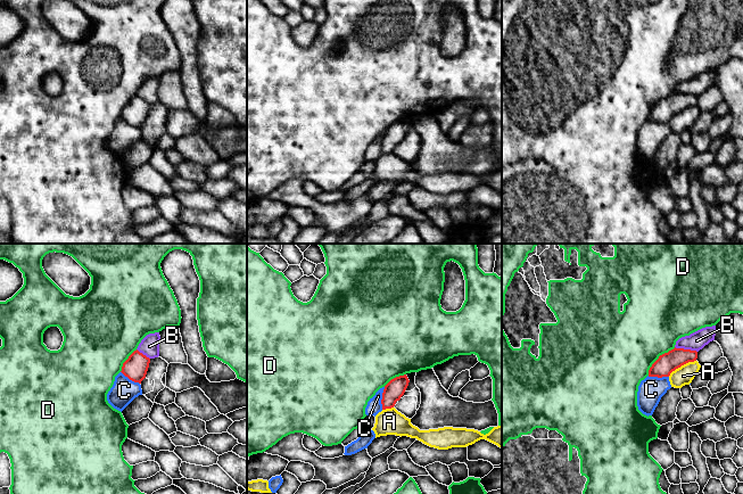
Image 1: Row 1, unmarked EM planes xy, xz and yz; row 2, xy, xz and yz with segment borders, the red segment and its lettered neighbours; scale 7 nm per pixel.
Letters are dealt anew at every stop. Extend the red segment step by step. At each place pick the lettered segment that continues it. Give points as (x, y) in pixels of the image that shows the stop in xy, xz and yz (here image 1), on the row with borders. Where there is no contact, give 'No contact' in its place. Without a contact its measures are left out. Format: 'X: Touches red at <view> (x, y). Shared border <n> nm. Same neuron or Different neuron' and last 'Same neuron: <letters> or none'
A: Touches red at yz (682, 364). Shared border 240 nm. Different neuron
B: Touches red at yz (686, 350). Shared border 170 nm. Different neuron
C: Touches red at xz (382, 398). Shared border 160 nm. Different neuron
D: Touches red at yz (659, 357). Shared border 280 nm. Different neuron
Same neuron: none

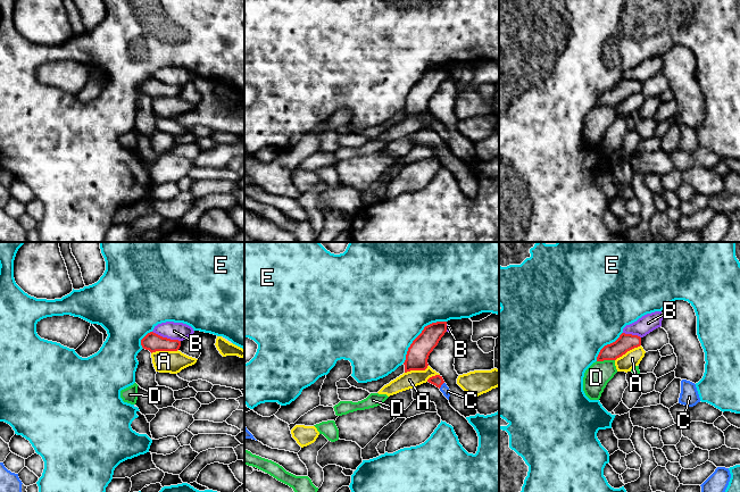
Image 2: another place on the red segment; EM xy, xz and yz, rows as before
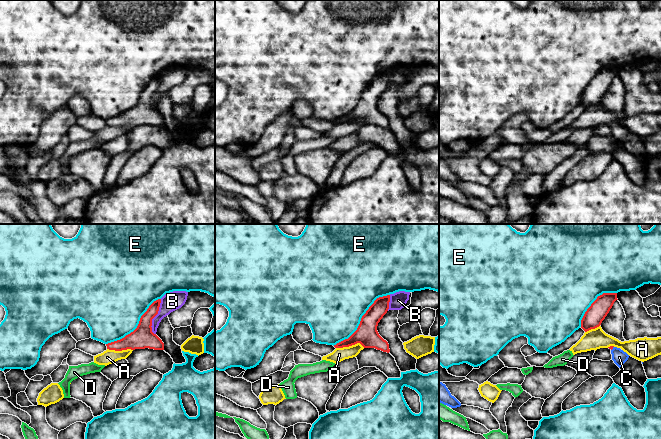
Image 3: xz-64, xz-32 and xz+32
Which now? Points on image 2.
A: Touches red at xy (164, 350). Shared border 190 nm. Different neuron
B: Touches red at xy (166, 338). Shared border 220 nm. Different neuron
C: Touches red at xz (441, 384). Shared border 60 nm. Same neuron
D: Touches red at yz (605, 359). Shared border 130 nm. Different neuron
E: Touches red at xz (420, 334). Shared border 440 nm. Different neuron
Same neuron: C

